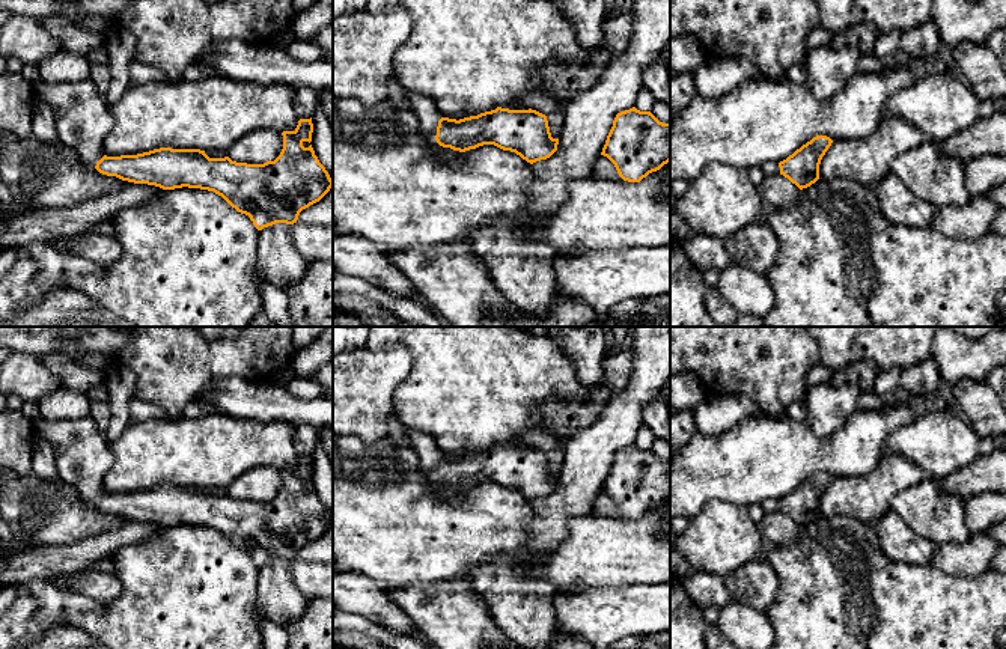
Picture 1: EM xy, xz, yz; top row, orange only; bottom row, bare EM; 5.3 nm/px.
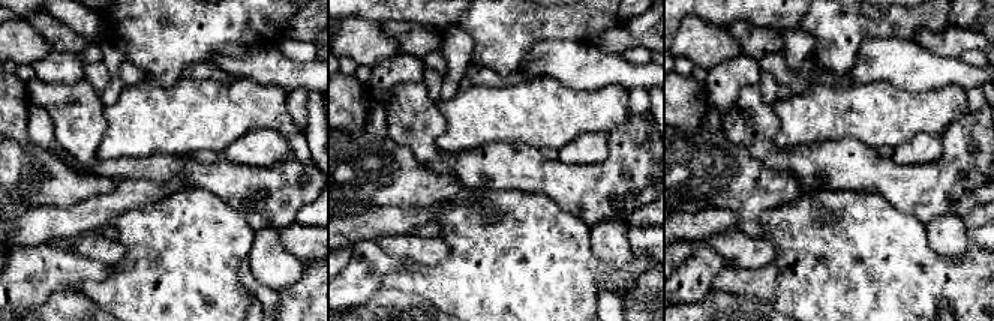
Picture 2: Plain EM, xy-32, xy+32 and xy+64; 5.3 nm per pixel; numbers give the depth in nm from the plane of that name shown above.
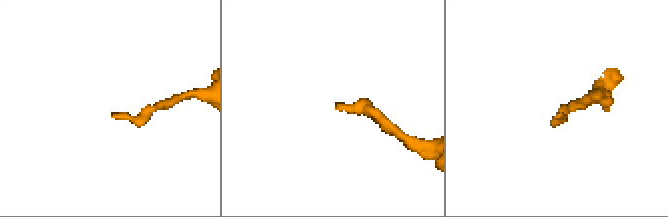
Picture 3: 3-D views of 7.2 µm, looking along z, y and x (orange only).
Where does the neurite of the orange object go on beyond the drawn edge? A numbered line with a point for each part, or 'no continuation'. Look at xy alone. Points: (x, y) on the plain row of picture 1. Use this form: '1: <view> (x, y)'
1: xy (83, 457)

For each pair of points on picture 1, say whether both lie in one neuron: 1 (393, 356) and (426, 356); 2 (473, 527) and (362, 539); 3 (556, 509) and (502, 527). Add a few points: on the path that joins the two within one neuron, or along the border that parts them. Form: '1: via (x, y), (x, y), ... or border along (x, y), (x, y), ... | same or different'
1: border along (387, 344), (411, 357), (396, 389) | different
2: via (446, 535), (389, 535) | same
3: border along (532, 502), (527, 550), (523, 553) | different

